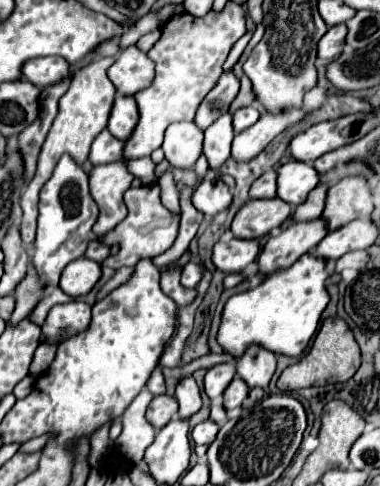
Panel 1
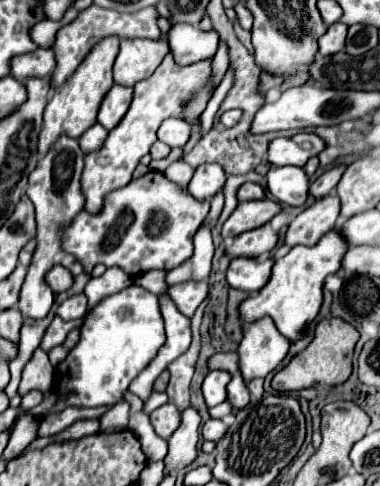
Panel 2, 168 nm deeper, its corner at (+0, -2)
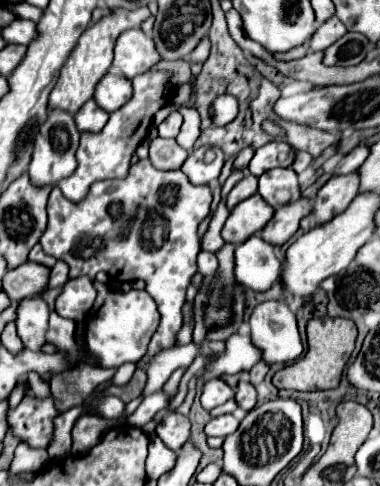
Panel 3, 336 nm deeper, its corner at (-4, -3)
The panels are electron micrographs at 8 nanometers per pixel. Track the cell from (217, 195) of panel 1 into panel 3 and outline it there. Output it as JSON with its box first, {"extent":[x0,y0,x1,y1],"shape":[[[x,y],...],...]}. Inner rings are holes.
{"extent":[180,148,224,184],"shape":[[[196,148],[188,154],[180,170],[192,180],[192,184],[210,184],[220,176],[222,164],[224,154],[220,148]]]}

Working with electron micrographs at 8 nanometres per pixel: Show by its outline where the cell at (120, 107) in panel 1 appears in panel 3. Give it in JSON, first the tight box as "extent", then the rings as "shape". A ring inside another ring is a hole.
{"extent":[94,70,132,112],"shape":[[[108,70],[102,78],[100,84],[96,84],[94,100],[106,110],[114,112],[120,106],[124,106],[132,96],[132,84],[128,78],[120,76],[116,70]]]}

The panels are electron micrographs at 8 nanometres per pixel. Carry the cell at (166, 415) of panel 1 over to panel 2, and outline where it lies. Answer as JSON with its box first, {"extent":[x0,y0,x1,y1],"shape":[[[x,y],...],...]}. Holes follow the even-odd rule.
{"extent":[150,403,180,439],"shape":[[[166,403],[166,405],[162,405],[162,407],[158,407],[156,411],[150,413],[150,421],[152,421],[154,431],[162,439],[168,439],[180,425],[180,411],[178,411],[176,405]]]}

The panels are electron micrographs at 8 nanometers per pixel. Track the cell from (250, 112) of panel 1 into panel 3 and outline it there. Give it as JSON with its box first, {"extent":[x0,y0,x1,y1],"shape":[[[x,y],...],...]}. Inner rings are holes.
{"extent":[212,94,238,126],"shape":[[[220,94],[212,102],[212,122],[214,126],[226,126],[238,114],[238,100],[228,94]]]}

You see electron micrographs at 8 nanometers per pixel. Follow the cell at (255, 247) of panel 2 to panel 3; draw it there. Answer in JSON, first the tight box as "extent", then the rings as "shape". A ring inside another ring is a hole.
{"extent":[260,198,312,246],"shape":[[[300,198],[298,202],[286,204],[284,208],[276,208],[274,218],[266,224],[266,228],[260,232],[260,236],[264,236],[266,242],[282,246],[296,230],[298,224],[304,216],[312,214],[312,200],[310,198]]]}

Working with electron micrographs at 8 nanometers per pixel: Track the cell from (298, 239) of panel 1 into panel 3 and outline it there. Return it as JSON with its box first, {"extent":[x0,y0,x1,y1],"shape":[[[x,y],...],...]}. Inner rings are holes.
{"extent":[314,172,360,224],"shape":[[[350,172],[344,176],[330,178],[318,192],[314,200],[314,218],[316,224],[324,224],[326,220],[332,220],[336,214],[344,212],[352,198],[358,194],[360,176],[358,172]]]}

